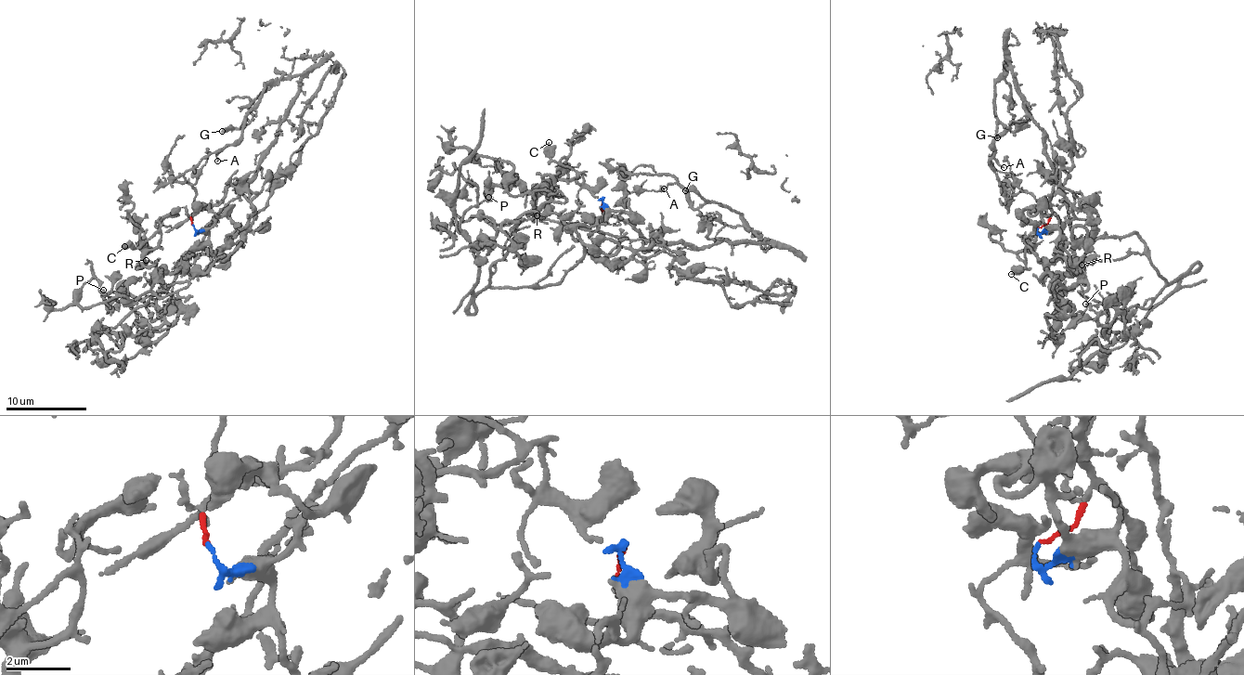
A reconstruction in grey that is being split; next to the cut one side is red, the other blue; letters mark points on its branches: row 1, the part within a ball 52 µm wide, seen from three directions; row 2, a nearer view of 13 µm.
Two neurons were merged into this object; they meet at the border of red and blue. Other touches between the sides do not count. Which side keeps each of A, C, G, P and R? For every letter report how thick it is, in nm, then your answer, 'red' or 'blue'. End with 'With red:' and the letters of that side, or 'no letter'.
A: 90 nm | red
C: 420 nm | blue
G: 360 nm | red
P: 110 nm | blue
R: 190 nm | blue
With red: A, G

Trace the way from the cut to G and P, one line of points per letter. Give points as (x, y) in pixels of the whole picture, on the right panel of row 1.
G: (1038, 228), (1048, 223), (1046, 207), (1057, 173), (1008, 64), (1013, 117), (1010, 129), (997, 137)
P: (1038, 228), (1072, 264), (1136, 233), (1164, 279), (1105, 326), (1086, 283), (1056, 287), (1067, 315), (1085, 303)

